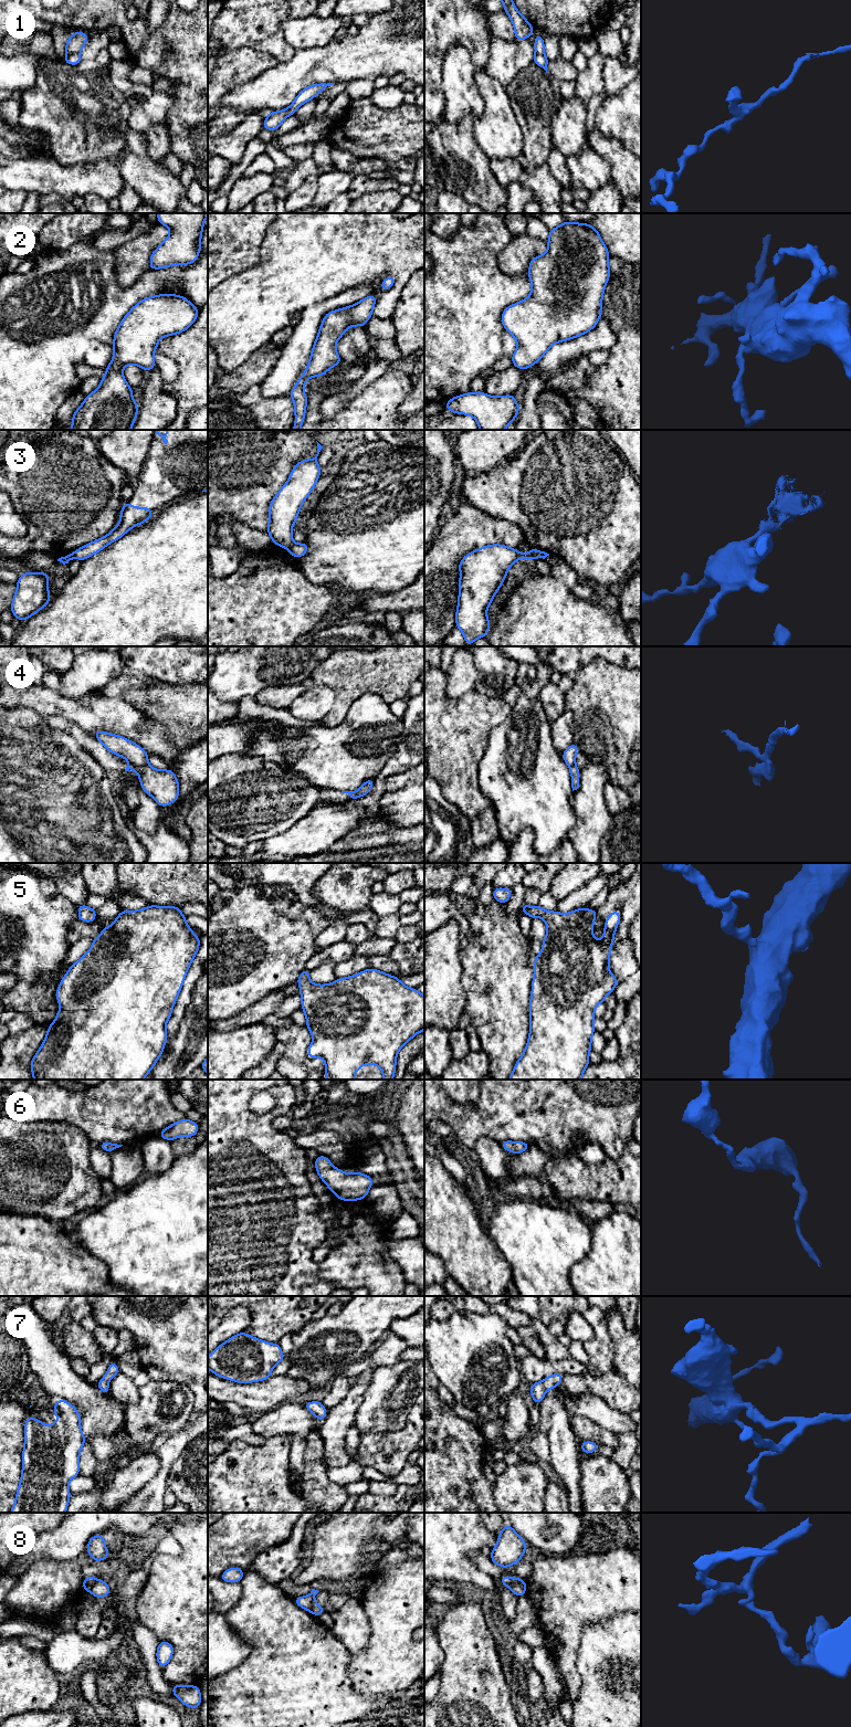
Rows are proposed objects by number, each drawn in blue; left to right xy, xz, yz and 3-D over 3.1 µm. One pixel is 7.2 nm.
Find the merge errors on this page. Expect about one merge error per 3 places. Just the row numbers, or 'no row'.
1, 3, 8

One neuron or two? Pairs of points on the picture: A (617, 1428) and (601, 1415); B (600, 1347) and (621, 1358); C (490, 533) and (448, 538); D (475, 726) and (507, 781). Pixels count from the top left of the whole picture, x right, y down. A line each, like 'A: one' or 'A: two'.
A: one
B: two
C: one
D: two

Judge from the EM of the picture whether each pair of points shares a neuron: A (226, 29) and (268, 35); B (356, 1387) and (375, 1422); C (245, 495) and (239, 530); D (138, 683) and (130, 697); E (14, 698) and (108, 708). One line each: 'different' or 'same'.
A: same
B: different
C: different
D: different
E: same

